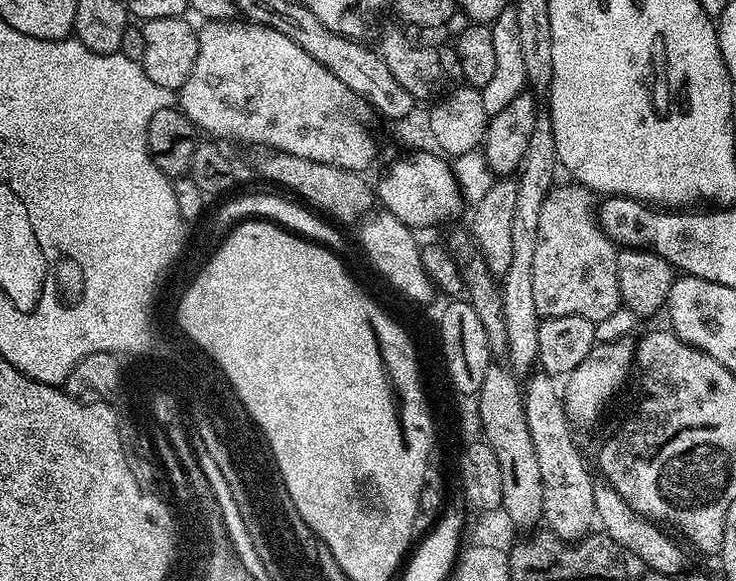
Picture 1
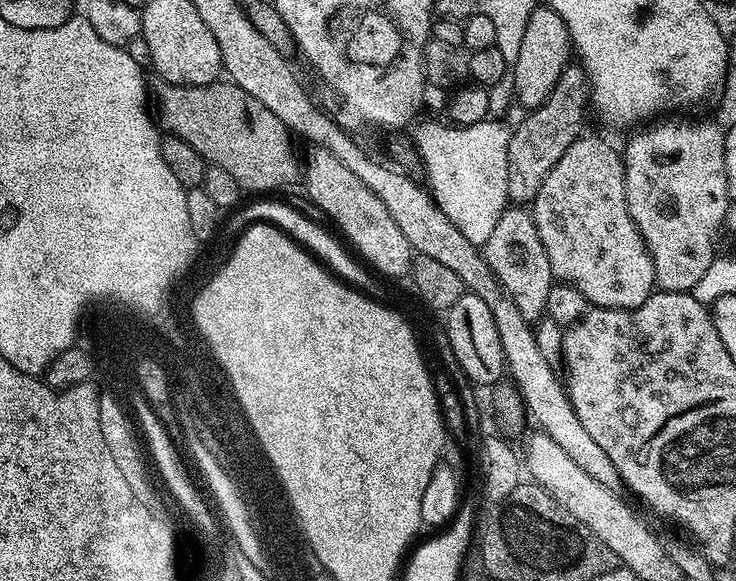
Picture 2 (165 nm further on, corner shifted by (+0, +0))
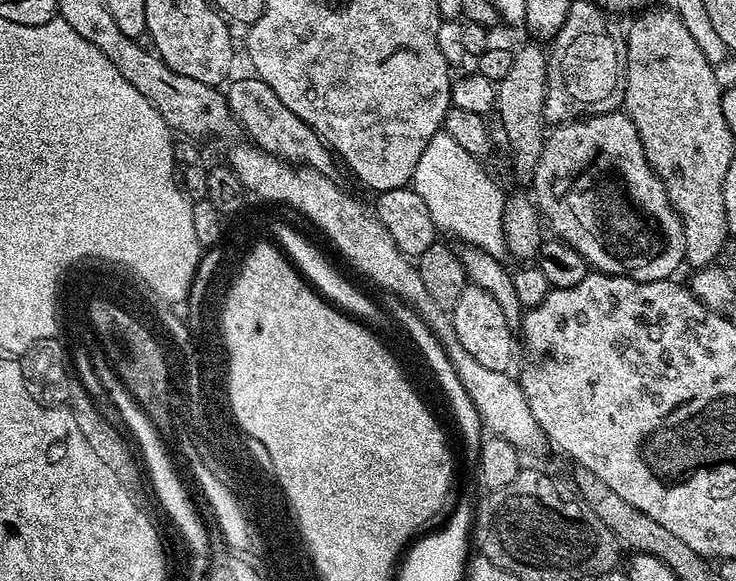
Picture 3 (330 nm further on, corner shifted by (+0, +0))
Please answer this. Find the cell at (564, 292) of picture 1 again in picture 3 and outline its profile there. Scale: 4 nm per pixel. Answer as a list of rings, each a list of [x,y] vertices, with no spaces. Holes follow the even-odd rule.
[[[623,111],[603,112],[601,116],[585,116],[579,120],[573,120],[571,124],[561,124],[555,129],[556,132],[544,141],[544,148],[540,151],[540,157],[536,163],[536,169],[532,172],[530,181],[531,191],[534,193],[537,208],[540,215],[552,227],[551,235],[557,240],[565,240],[587,262],[589,269],[604,272],[607,276],[629,276],[631,280],[638,282],[654,282],[655,280],[667,280],[675,277],[680,264],[685,263],[684,258],[684,227],[679,214],[672,209],[672,203],[668,192],[664,189],[664,183],[660,175],[653,170],[652,163],[646,158],[642,138],[634,126],[632,119]]]

